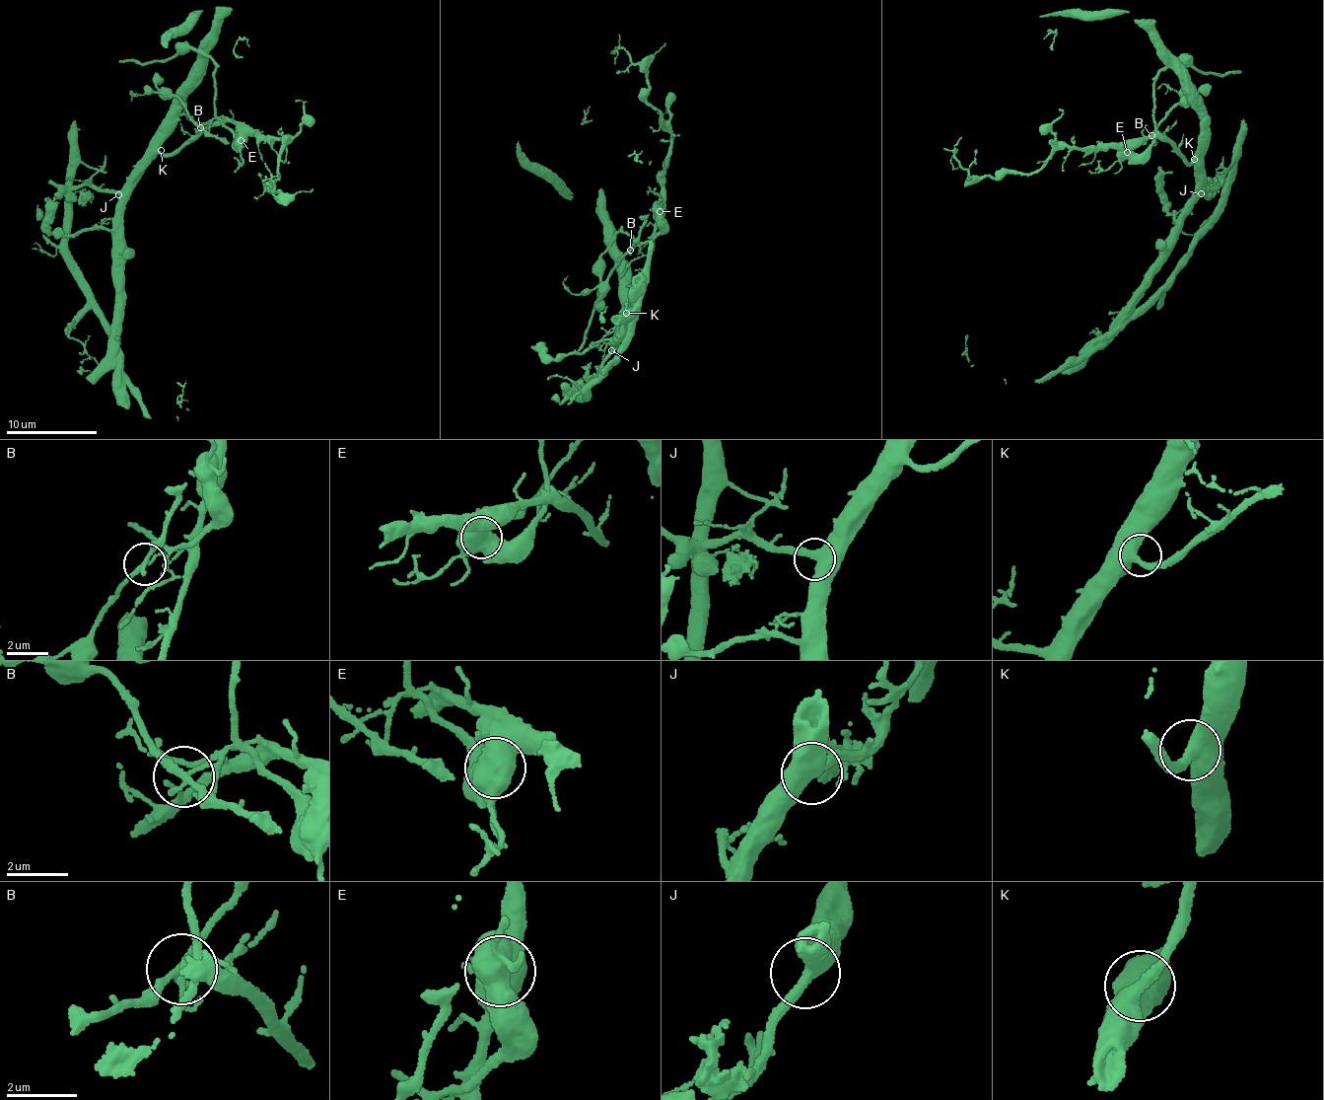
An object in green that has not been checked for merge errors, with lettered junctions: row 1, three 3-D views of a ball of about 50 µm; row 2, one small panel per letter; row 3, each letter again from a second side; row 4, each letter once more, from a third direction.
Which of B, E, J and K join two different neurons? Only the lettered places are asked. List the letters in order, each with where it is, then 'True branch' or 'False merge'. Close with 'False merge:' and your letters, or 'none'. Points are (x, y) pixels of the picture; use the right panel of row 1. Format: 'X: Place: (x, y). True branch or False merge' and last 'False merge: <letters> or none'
B: Place: (1151, 135). False merge
E: Place: (1127, 152). False merge
J: Place: (1201, 193). True branch
K: Place: (1194, 159). True branch
False merge: B, E

